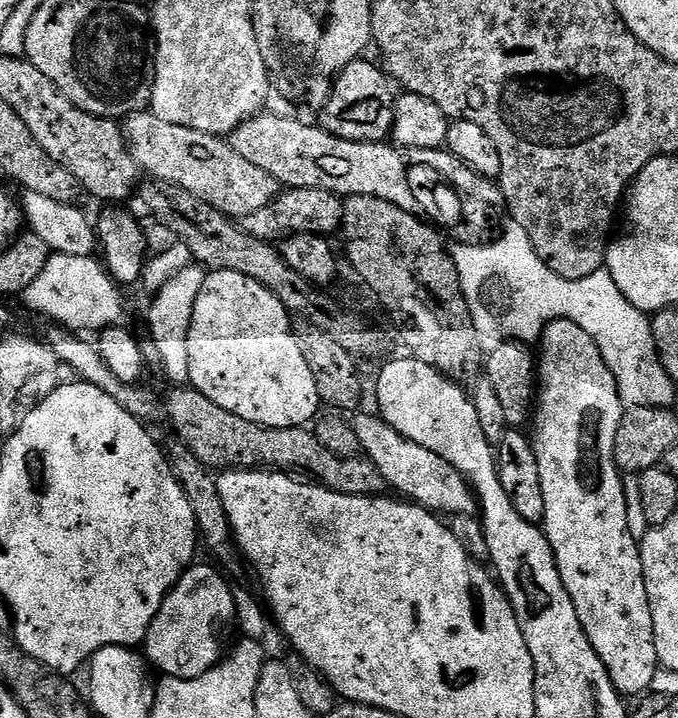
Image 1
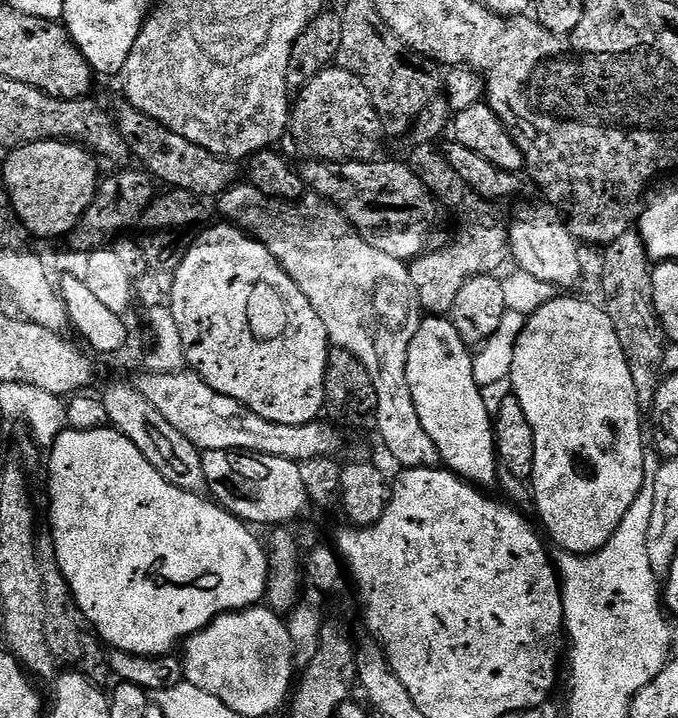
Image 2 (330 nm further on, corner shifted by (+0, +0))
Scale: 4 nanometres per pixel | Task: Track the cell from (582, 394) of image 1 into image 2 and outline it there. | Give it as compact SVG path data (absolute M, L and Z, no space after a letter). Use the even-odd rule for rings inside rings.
M564 294L561 298L553 298L548 304L543 304L538 311L531 313L527 317L524 329L521 330L520 337L517 338L517 344L514 346L514 362L511 373L512 379L512 395L518 398L518 402L522 406L522 411L526 413L526 422L530 422L530 430L534 430L534 462L532 463L532 471L530 473L530 481L532 480L532 496L536 499L536 512L540 515L540 520L544 523L543 531L549 532L552 535L554 543L568 554L587 554L590 552L597 552L602 546L606 546L606 542L618 530L618 526L622 522L622 518L626 518L626 510L630 510L630 506L634 506L634 498L638 498L638 494L642 490L642 486L646 483L646 476L644 476L644 440L646 444L646 432L640 429L640 415L642 409L640 407L640 399L634 390L634 377L630 374L630 366L626 362L626 354L622 350L622 342L618 342L618 334L614 330L614 322L610 322L607 311L599 303L591 304L588 300L575 300L572 294Z

